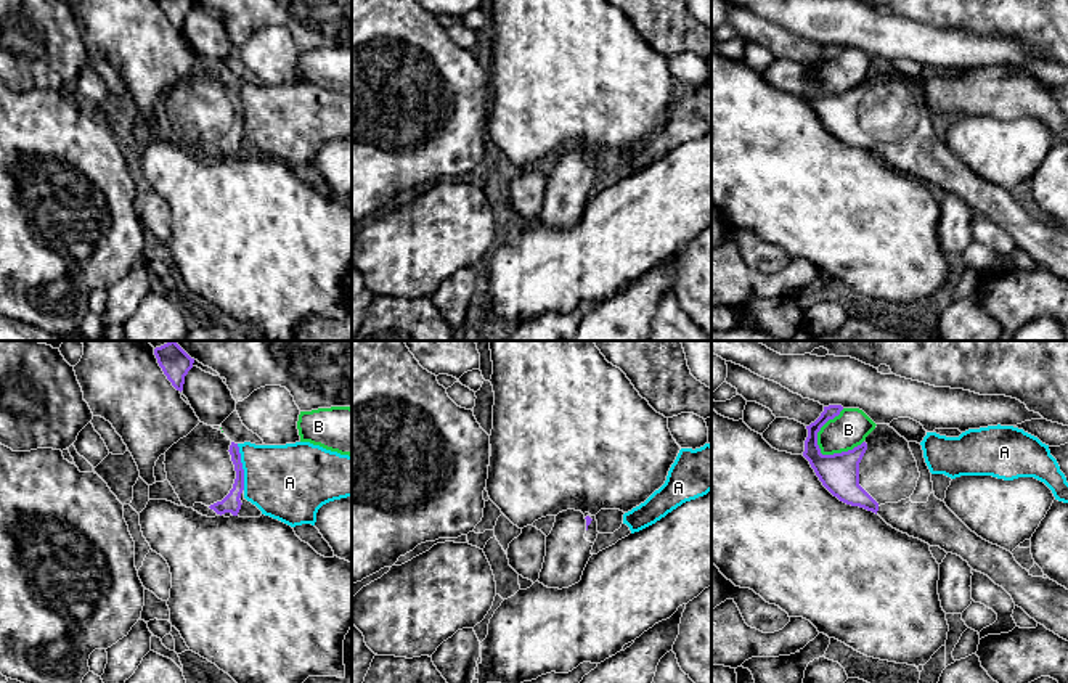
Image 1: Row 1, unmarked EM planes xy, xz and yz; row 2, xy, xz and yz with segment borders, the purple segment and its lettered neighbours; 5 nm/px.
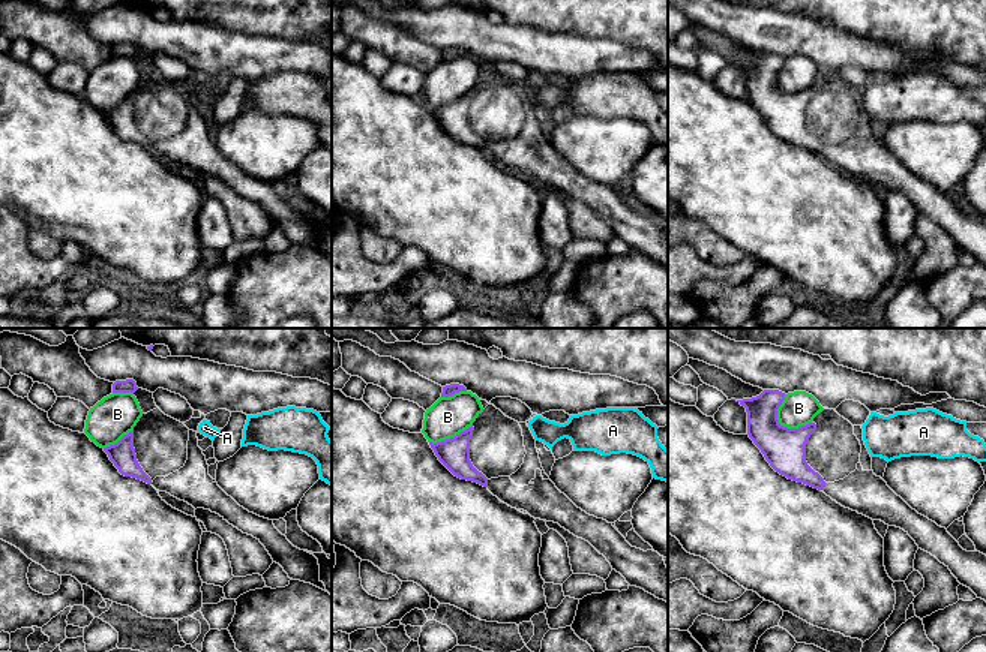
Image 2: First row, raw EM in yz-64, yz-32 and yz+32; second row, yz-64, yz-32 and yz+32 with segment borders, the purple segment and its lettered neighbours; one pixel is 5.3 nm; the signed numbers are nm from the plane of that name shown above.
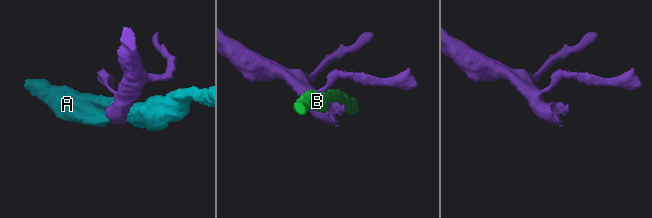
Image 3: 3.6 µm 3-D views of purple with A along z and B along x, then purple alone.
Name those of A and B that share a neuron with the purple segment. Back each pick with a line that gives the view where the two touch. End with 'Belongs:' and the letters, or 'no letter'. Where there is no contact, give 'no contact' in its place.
Belongs: no letter

